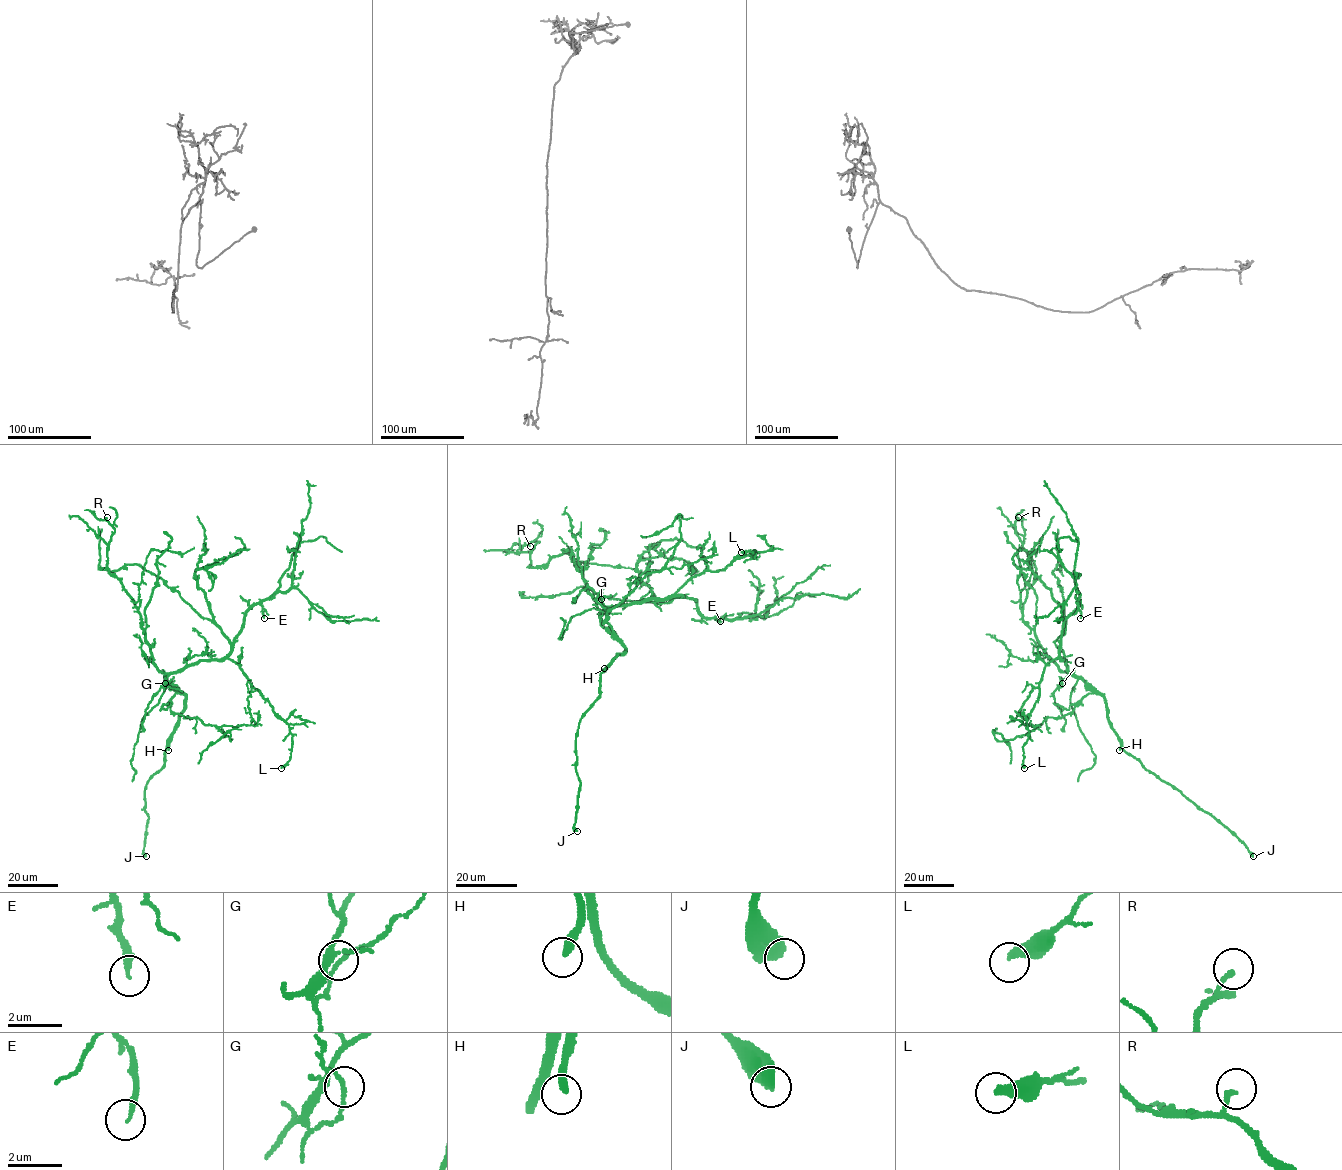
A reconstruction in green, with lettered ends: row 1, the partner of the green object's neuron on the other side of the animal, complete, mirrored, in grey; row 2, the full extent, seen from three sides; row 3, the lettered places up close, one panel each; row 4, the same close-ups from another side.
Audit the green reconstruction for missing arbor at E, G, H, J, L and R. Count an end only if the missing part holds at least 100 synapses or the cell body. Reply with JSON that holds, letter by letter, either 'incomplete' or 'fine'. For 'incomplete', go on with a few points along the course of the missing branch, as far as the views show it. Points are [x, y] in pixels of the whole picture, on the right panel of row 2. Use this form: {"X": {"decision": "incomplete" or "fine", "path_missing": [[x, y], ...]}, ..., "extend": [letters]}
{"E": {"decision": "fine"}, "G": {"decision": "fine"}, "H": {"decision": "incomplete"}, "J": {"decision": "incomplete"}, "L": {"decision": "fine"}, "R": {"decision": "fine"}, "extend": ["H", "J"]}

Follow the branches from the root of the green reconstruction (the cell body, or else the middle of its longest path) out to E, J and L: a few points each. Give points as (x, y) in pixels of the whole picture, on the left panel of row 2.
E: (172, 672), (180, 671), (201, 661), (223, 659), (231, 650), (245, 613), (252, 606), (261, 605), (264, 618)
J: (172, 672), (165, 680), (185, 696), (185, 705), (167, 743), (164, 765), (144, 788), (148, 816), (146, 856)
L: (172, 672), (180, 671), (201, 661), (233, 660), (288, 725), (292, 735), (291, 756), (281, 768)

